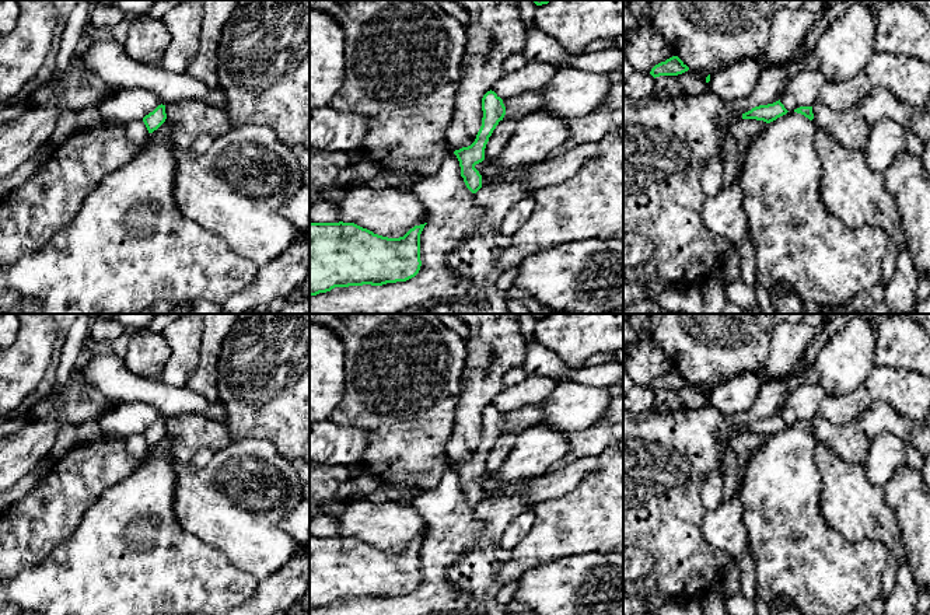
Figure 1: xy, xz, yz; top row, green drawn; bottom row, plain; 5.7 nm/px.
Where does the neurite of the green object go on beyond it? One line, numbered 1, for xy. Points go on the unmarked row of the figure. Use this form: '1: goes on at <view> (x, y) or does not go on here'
1: does not go on here

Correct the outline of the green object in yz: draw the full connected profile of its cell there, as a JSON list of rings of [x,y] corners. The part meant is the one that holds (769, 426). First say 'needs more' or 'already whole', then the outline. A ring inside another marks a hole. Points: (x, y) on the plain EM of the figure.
already whole; [[[779,415],[768,419],[759,419],[752,422],[751,424],[742,427],[742,433],[756,433],[763,434],[766,437],[770,437],[776,434],[777,431],[786,429],[789,424],[784,422],[784,419]]]

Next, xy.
already whole; [[[161,417],[153,426],[146,429],[143,431],[143,436],[144,436],[148,447],[153,447],[165,436],[165,433],[167,433],[165,419]]]

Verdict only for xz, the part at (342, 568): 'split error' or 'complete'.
complete

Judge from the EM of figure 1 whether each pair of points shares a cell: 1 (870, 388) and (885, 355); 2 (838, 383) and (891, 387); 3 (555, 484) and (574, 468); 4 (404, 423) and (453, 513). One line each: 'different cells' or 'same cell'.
1: different cells
2: different cells
3: same cell
4: different cells

